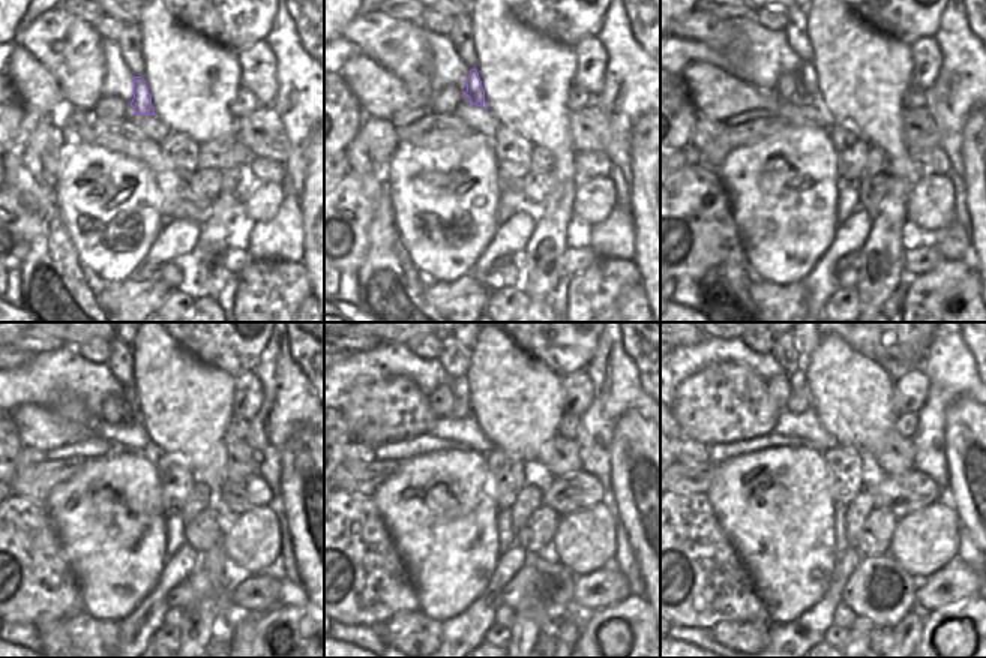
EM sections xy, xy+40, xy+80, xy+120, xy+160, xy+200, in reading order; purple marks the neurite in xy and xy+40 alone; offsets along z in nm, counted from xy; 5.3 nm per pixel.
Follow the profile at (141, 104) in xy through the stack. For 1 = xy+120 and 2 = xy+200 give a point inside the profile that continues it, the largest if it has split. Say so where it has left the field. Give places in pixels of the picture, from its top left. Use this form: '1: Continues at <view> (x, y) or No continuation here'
1: Continues at xy+120 (131, 411)
2: Continues at xy+200 (799, 397)

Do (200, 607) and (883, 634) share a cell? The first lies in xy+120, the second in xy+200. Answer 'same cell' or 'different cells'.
different cells

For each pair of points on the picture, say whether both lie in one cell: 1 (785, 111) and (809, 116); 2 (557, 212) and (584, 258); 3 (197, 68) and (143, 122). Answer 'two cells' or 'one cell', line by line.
1: one cell
2: two cells
3: two cells

